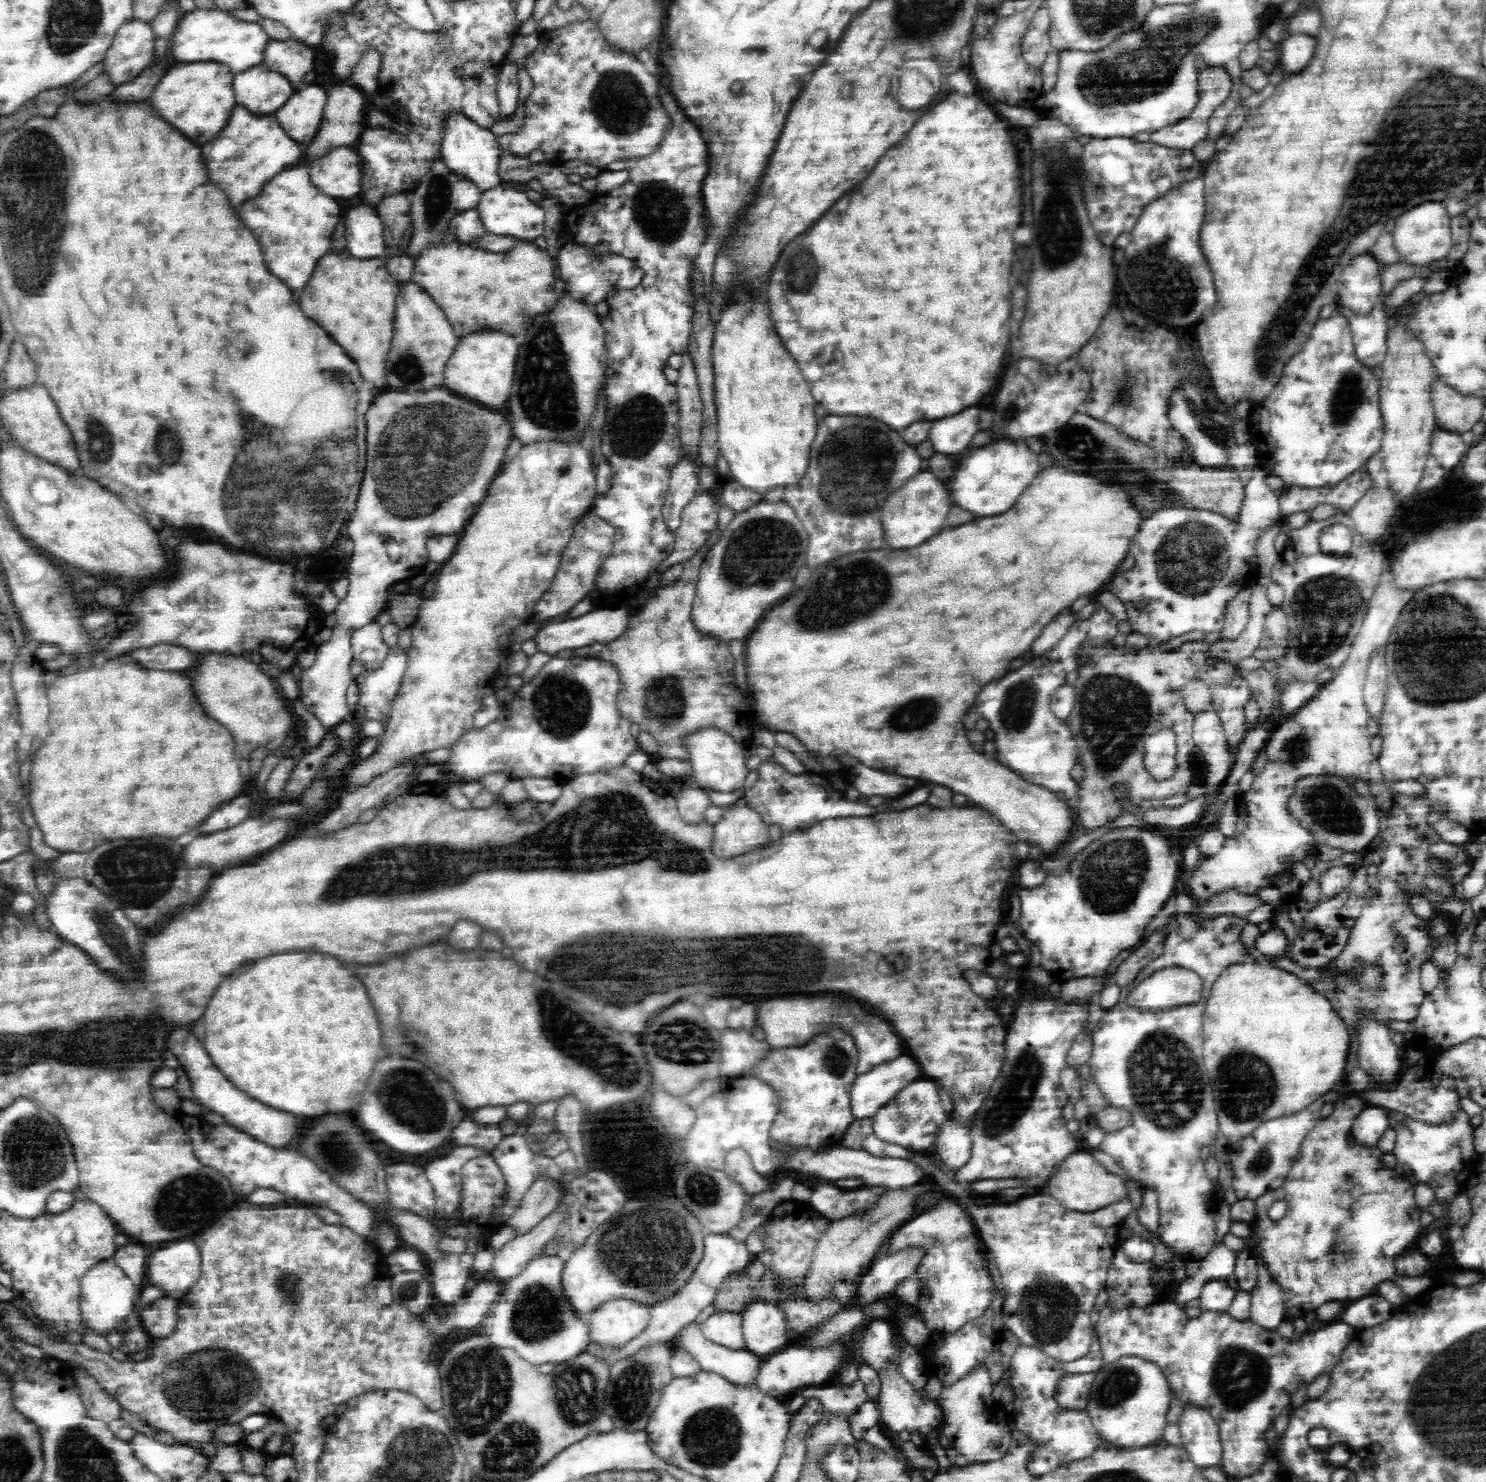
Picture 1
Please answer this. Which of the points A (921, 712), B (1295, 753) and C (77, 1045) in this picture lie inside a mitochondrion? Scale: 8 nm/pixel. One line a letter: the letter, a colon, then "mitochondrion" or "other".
A: mitochondrion
B: mitochondrion
C: mitochondrion

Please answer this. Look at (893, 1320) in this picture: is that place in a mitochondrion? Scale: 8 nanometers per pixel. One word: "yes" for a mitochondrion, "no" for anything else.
no

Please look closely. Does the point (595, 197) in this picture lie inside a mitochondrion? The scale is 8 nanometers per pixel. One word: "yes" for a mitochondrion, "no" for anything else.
no

